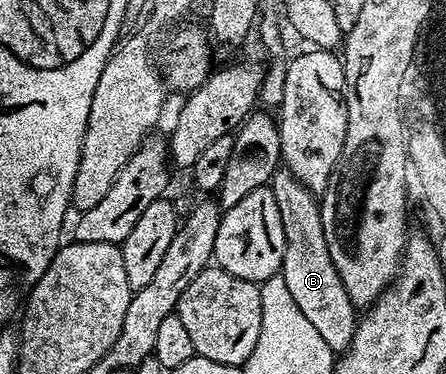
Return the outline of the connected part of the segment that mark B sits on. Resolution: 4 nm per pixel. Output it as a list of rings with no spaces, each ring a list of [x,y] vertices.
[[[287,168],[276,170],[270,185],[274,192],[274,200],[278,203],[278,212],[282,215],[282,232],[286,236],[279,277],[286,280],[286,288],[293,294],[294,301],[298,303],[298,309],[322,335],[322,340],[326,340],[326,344],[330,344],[334,352],[343,352],[356,331],[358,307],[352,303],[350,296],[346,296],[346,288],[342,288],[342,276],[338,276],[338,268],[334,268],[330,260],[330,248],[326,248],[326,232],[322,228],[317,195],[305,188]]]

